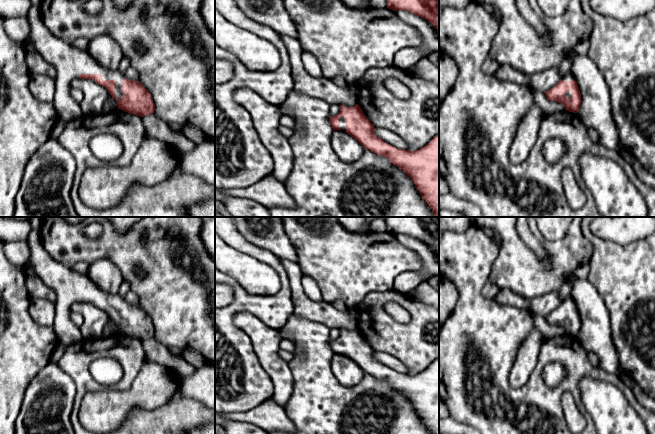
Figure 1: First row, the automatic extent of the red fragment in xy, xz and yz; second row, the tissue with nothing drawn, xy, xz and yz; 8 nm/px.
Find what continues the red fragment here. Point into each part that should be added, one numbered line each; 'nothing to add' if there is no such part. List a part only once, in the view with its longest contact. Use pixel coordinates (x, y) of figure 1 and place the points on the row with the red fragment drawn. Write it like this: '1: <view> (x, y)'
1: xy (69, 61)

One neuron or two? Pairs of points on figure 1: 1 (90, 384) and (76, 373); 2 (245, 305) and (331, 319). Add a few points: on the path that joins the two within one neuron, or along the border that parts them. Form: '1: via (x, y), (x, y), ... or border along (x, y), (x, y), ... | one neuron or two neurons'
1: via (87, 383), (79, 375) | one neuron
2: border along (290, 290), (293, 313) | two neurons

